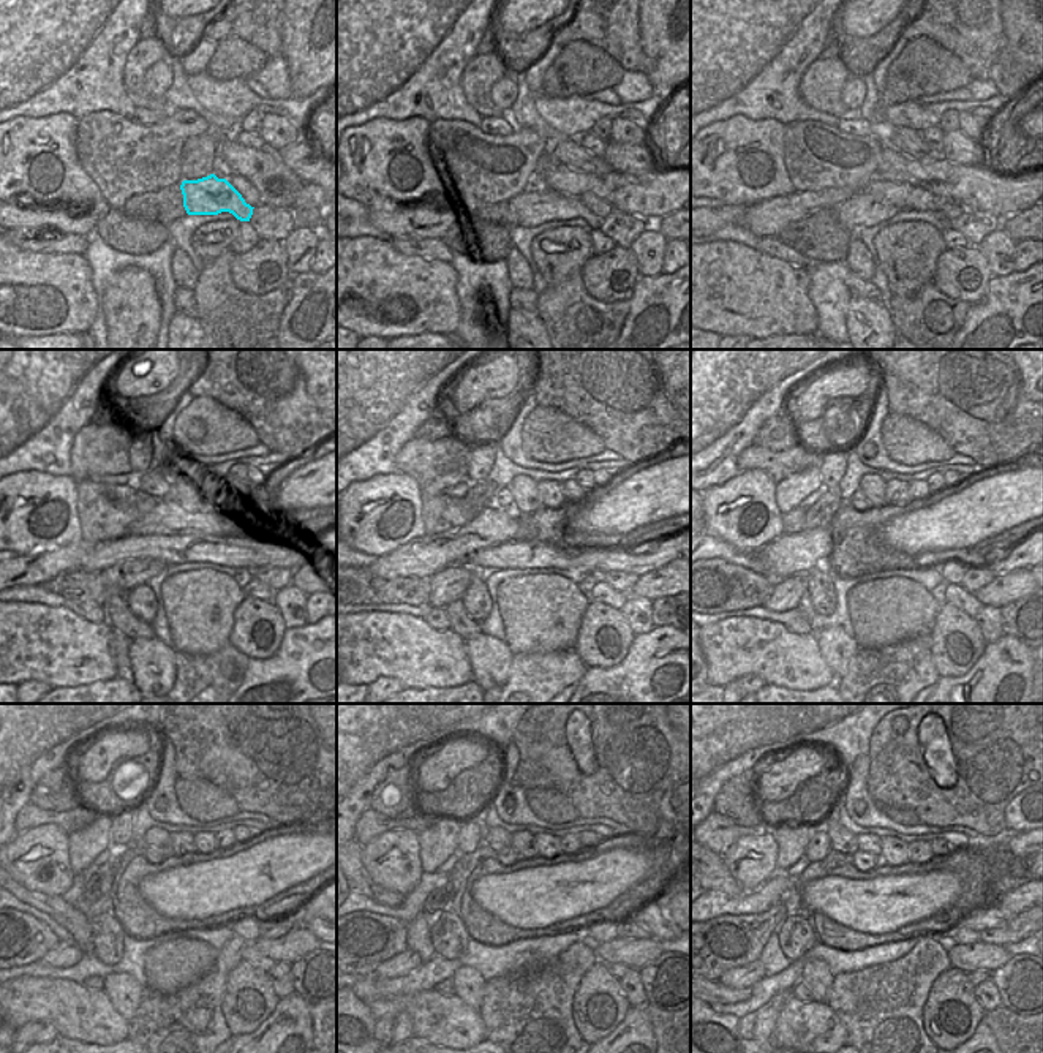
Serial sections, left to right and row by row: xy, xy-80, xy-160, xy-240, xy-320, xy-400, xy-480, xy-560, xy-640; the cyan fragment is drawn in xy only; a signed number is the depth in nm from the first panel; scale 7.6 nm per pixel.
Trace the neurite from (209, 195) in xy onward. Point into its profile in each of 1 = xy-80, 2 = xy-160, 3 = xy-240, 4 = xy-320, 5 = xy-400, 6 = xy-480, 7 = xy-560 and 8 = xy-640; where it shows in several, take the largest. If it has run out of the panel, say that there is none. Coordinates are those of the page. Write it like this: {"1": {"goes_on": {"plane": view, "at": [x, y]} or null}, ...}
{"1": {"goes_on": {"plane": "xy-80", "at": [539, 204]}}, "2": {"goes_on": {"plane": "xy-160", "at": [862, 211]}}, "3": {"goes_on": {"plane": "xy-240", "at": [125, 576]}}, "4": {"goes_on": {"plane": "xy-320", "at": [448, 585]}}, "5": {"goes_on": {"plane": "xy-400", "at": [786, 595]}}, "6": {"goes_on": {"plane": "xy-480", "at": [64, 955]}}, "7": {"goes_on": {"plane": "xy-560", "at": [406, 962]}}, "8": {"goes_on": {"plane": "xy-640", "at": [738, 977]}}}

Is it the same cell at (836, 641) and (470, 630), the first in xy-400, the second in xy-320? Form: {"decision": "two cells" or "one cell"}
{"decision": "two cells"}

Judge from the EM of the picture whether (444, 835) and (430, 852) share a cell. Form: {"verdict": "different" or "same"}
{"verdict": "same"}

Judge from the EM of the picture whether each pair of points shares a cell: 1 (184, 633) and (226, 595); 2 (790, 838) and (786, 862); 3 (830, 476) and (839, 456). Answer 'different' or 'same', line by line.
1: same
2: same
3: same

